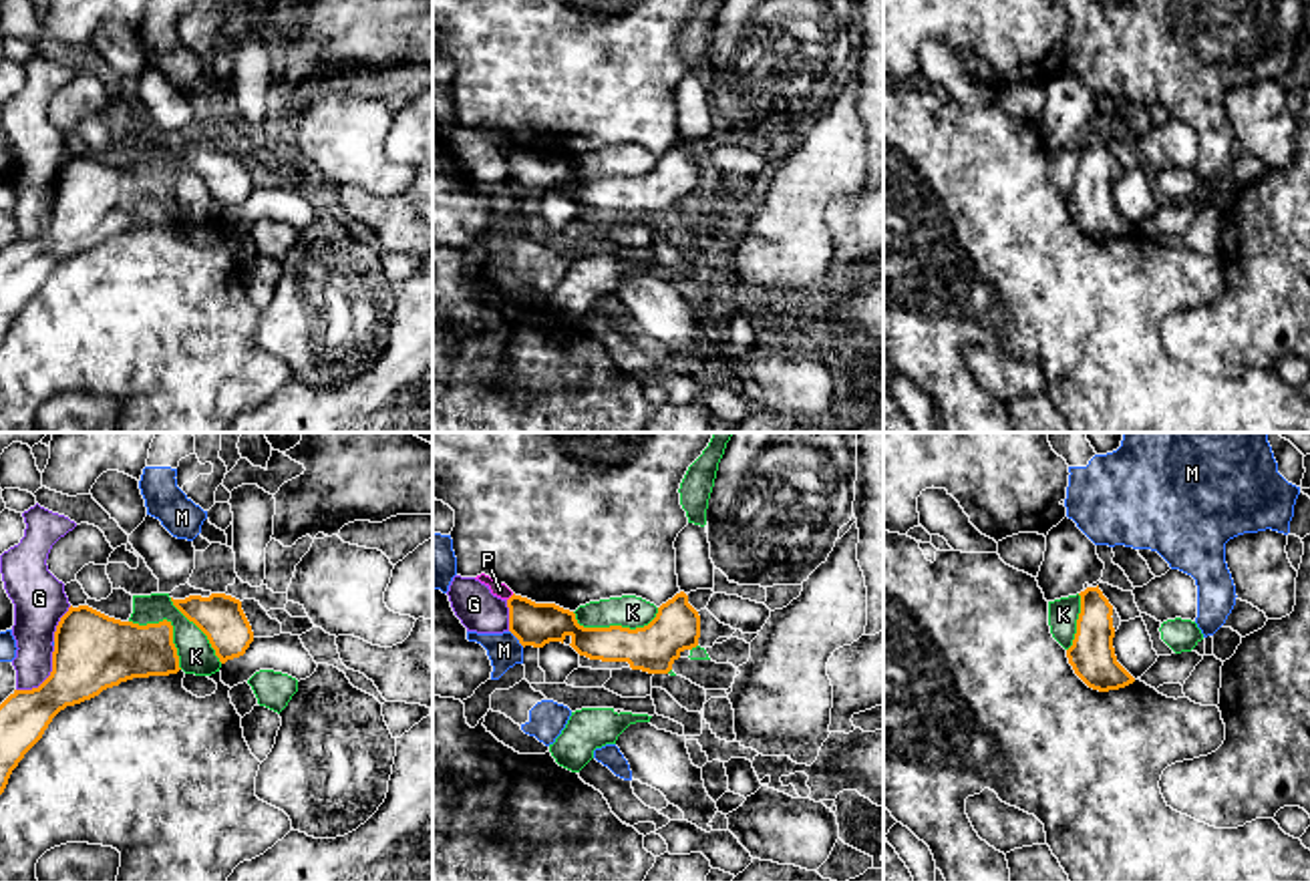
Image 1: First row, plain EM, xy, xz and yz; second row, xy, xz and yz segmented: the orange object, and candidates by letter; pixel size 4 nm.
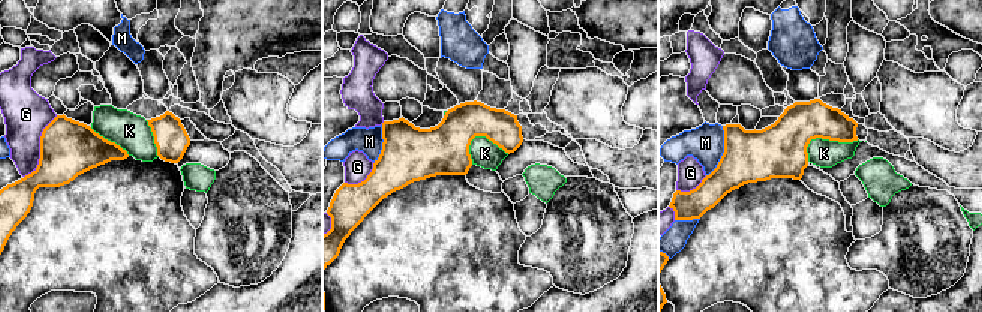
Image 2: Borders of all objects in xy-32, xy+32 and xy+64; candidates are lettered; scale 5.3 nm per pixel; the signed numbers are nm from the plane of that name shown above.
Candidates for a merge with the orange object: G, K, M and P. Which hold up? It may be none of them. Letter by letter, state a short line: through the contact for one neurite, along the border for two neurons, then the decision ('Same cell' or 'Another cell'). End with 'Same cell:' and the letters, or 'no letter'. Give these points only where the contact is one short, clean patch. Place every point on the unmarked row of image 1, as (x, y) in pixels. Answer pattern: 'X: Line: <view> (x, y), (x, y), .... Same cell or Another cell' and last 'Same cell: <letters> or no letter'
G: Another cell
K: Another cell
M: Another cell
P: Line: xz (514, 143), (508, 149). Another cell
Same cell: no letter

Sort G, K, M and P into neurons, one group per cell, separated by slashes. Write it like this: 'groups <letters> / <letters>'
groups G / K / M / P

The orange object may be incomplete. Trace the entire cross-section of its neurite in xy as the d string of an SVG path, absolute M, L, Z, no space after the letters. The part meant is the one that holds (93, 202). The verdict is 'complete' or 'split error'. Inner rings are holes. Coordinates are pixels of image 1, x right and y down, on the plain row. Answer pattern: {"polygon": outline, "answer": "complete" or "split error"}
{"polygon": "M70 155L54 181L50 225L38 237L14 239L0 253L0 344L60 259L121 231L179 219L171 171L139 175Z", "answer": "complete"}

